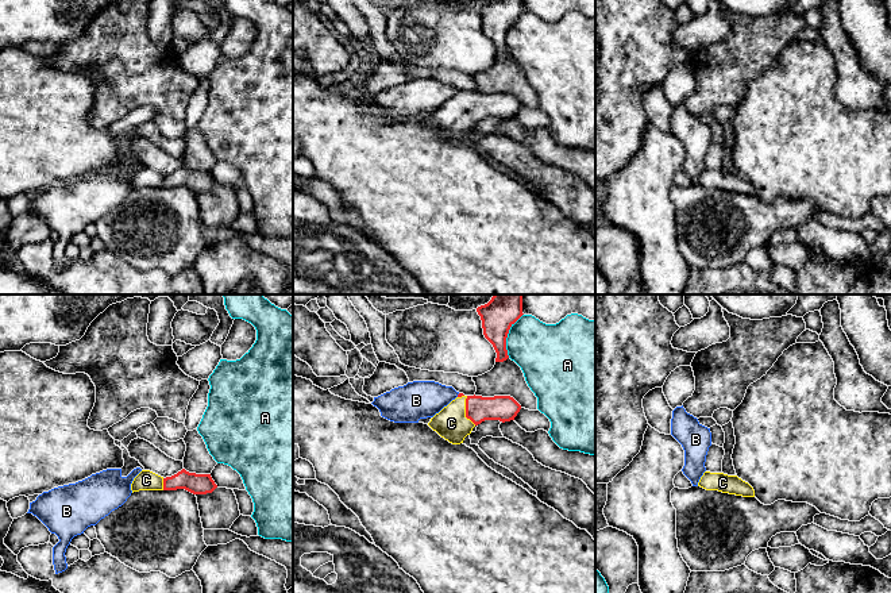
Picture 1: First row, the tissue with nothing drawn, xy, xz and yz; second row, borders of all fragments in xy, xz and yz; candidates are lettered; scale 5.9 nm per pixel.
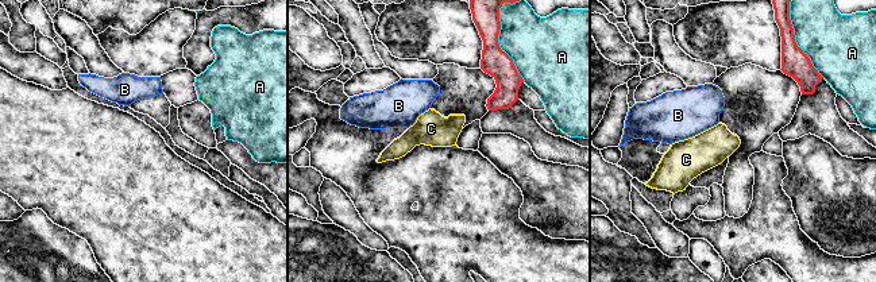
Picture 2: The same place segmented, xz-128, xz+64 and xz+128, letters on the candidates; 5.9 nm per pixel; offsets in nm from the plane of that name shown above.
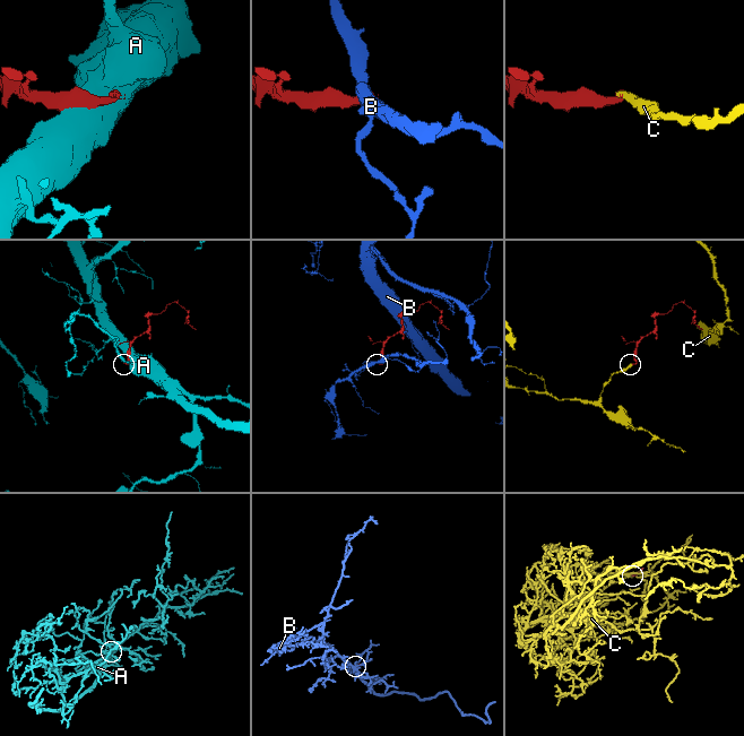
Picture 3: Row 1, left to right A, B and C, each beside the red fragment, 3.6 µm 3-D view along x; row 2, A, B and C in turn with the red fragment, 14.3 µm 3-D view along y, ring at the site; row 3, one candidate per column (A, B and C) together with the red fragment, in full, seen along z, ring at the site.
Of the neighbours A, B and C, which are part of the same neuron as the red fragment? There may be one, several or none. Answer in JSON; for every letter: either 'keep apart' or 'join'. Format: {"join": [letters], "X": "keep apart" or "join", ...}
{"join": ["C"], "A": "keep apart", "B": "keep apart", "C": "join"}

